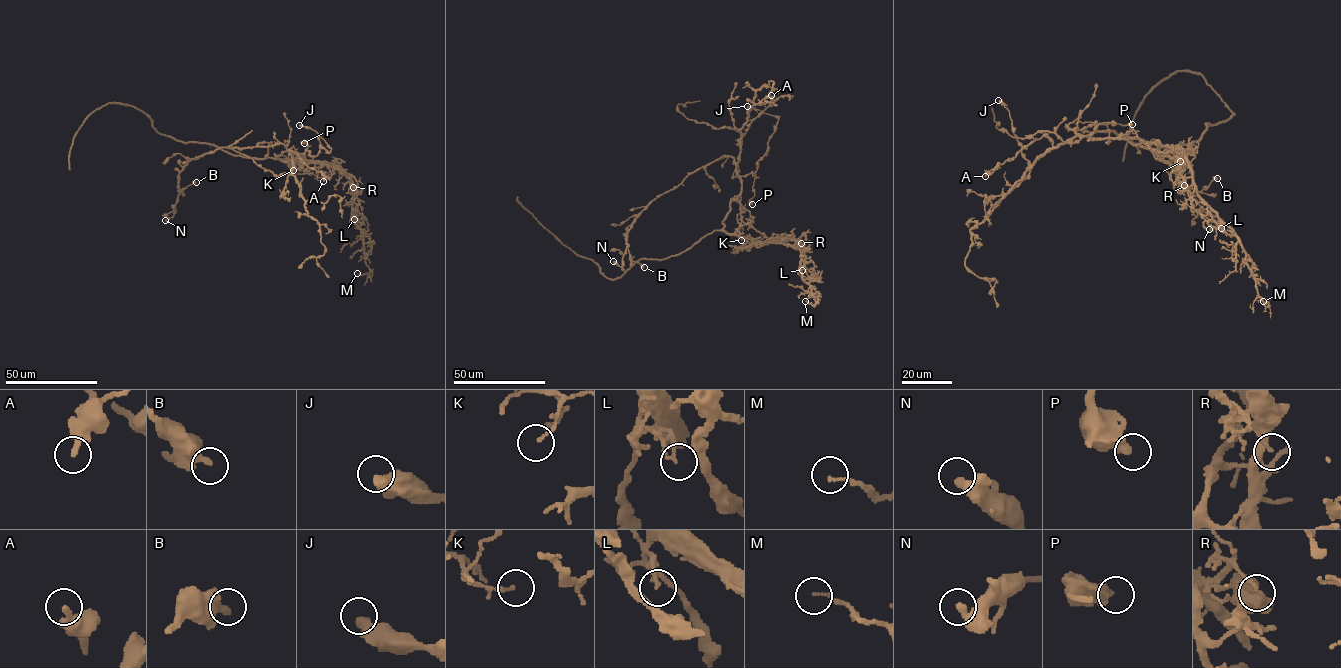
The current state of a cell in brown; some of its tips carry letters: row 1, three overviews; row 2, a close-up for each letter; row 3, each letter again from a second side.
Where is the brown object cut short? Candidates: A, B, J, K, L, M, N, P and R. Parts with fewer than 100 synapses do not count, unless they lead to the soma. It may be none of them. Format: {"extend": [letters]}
{"extend": []}

